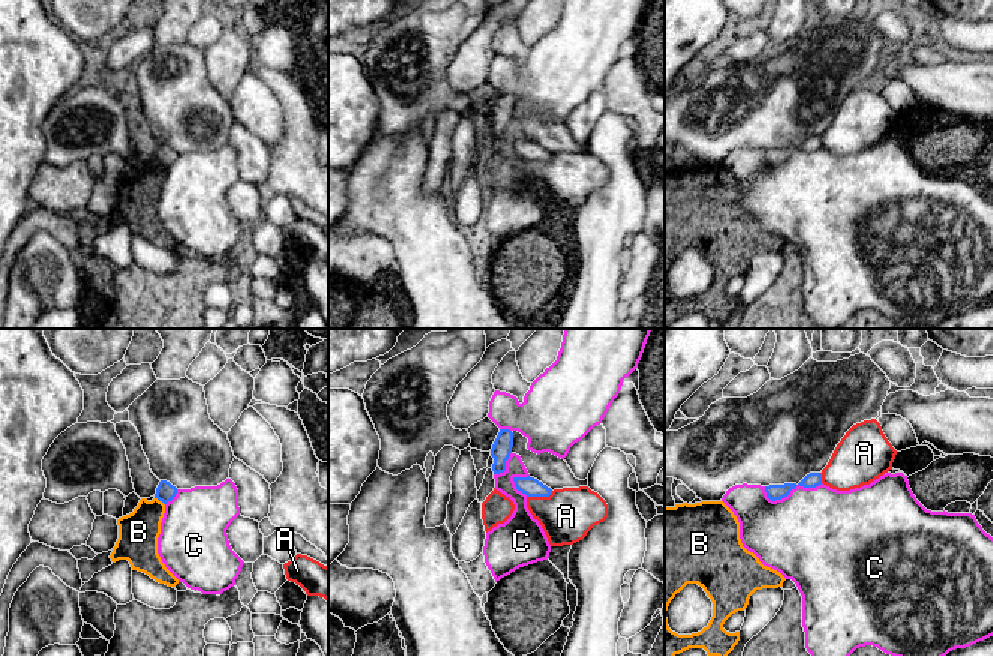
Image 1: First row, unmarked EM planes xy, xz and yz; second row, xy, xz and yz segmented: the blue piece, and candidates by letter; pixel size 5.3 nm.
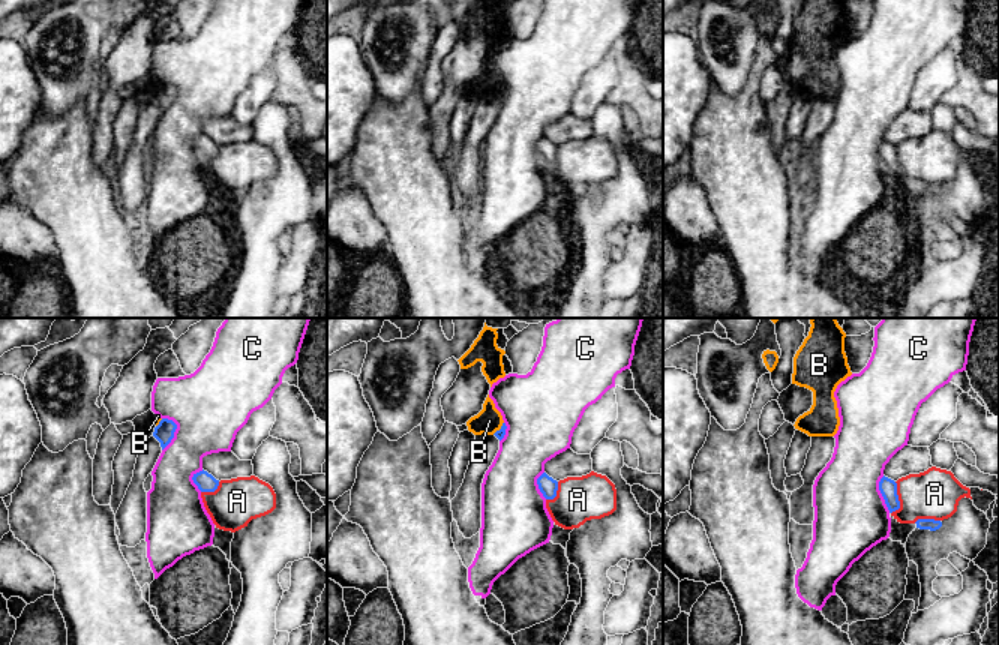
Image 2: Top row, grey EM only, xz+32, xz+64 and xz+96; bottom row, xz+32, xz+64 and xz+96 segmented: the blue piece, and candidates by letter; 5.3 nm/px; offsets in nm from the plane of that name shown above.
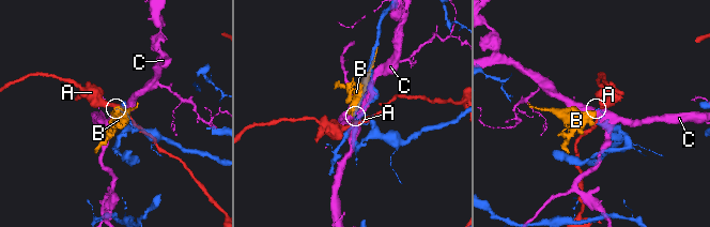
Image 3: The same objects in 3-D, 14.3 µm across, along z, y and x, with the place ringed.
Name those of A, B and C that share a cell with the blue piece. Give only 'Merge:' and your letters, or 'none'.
Merge: none

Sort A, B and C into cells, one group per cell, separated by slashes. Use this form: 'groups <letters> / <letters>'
groups A / B / C

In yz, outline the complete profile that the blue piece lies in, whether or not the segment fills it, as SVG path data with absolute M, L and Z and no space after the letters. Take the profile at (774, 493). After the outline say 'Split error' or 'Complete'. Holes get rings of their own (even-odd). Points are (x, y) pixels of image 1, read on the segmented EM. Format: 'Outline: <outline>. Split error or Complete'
Outline: M784 483L784 485L770 485L765 486L766 497L772 501L782 500L790 494L792 489L795 489L796 483Z. Complete

